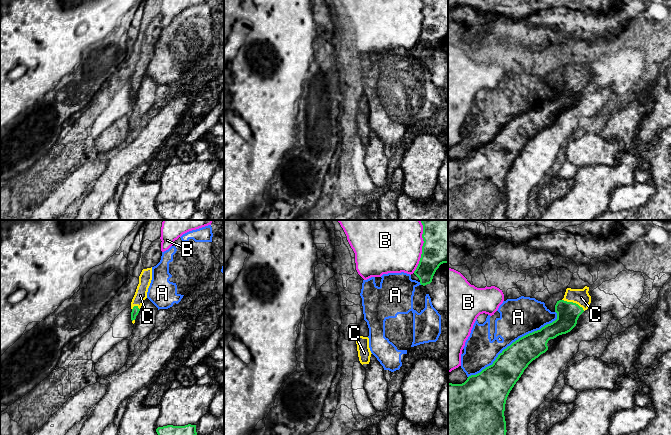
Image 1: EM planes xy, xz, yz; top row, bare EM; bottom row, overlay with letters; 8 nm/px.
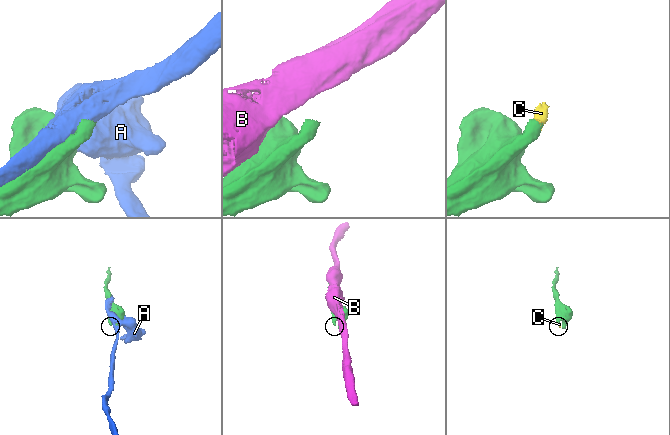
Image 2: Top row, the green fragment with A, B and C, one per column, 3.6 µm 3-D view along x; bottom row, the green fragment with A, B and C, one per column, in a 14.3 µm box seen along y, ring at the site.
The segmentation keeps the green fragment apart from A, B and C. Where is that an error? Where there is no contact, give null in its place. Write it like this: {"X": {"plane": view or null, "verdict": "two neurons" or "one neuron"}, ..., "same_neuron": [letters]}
{"A": {"plane": "yz", "verdict": "two neurons"}, "B": {"plane": "xz", "verdict": "two neurons"}, "C": {"plane": "yz", "verdict": "one neuron"}, "same_neuron": ["C"]}

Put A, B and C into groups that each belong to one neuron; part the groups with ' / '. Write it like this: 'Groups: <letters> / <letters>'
Groups: A / B / C

